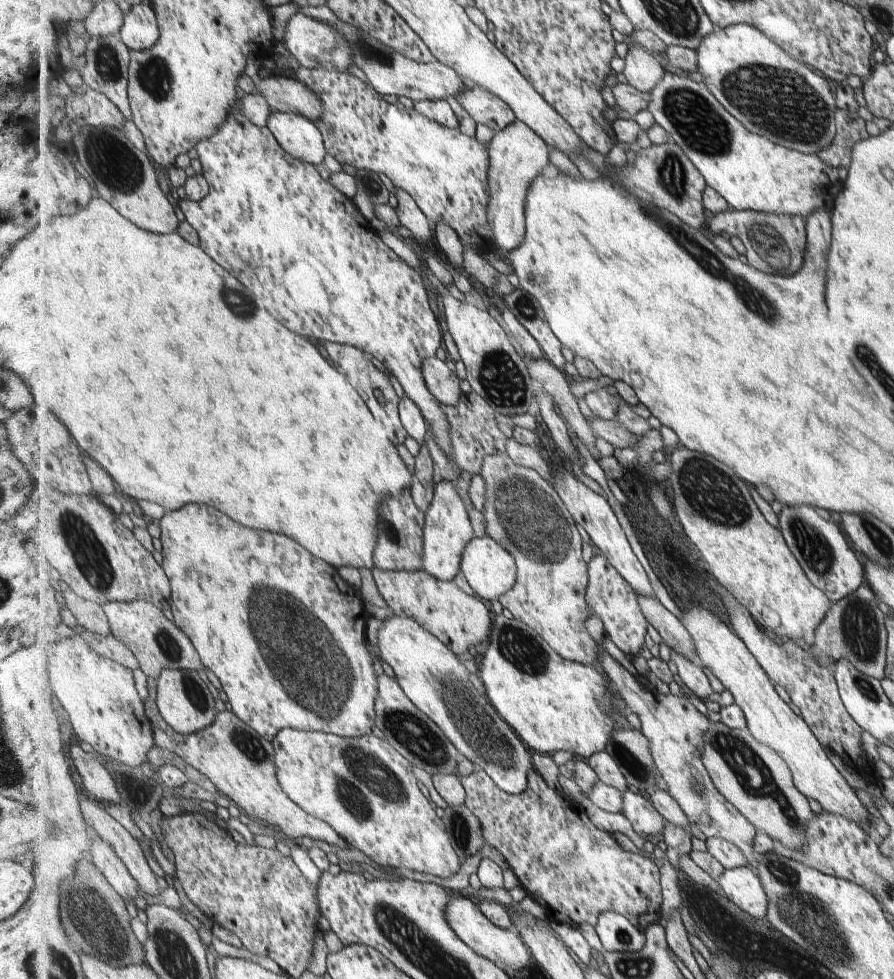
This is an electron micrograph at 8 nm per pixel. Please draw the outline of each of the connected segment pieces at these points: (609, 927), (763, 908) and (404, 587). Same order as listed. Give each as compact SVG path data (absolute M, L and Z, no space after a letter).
M603 912L595 928L607 951L640 952L646 948L648 939L645 930L636 928L625 916L617 912Z
M751 867L725 869L717 880L724 895L745 913L758 920L768 914L768 894Z
M373 568L372 575L378 591L395 615L411 617L428 632L436 635L454 654L463 654L469 646L485 642L491 632L489 605L477 595L468 594L454 580L441 581L424 569L414 572L383 571Z

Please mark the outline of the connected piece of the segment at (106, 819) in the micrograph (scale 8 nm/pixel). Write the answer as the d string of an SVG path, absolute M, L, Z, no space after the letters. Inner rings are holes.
M80 792L79 800L81 800L81 814L83 820L87 822L87 827L92 828L101 840L105 840L113 850L116 850L116 854L139 884L141 893L149 897L159 896L162 893L161 886L157 882L155 872L149 866L149 860L139 841L105 810L90 802L84 792Z

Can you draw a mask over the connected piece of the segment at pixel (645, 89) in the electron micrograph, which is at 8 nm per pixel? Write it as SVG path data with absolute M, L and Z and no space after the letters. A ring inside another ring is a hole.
M633 46L624 59L622 74L628 84L643 93L649 93L664 78L667 67L643 46Z

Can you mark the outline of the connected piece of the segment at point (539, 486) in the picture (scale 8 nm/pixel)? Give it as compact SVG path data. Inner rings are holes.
M502 453L487 455L479 475L485 480L487 490L484 512L481 510L486 519L486 532L513 556L518 571L516 585L498 601L516 620L535 630L563 659L596 667L605 679L610 680L600 658L601 647L591 638L585 626L592 614L586 598L590 575L583 560L583 541L577 522L568 512L564 500L539 472L516 464Z

